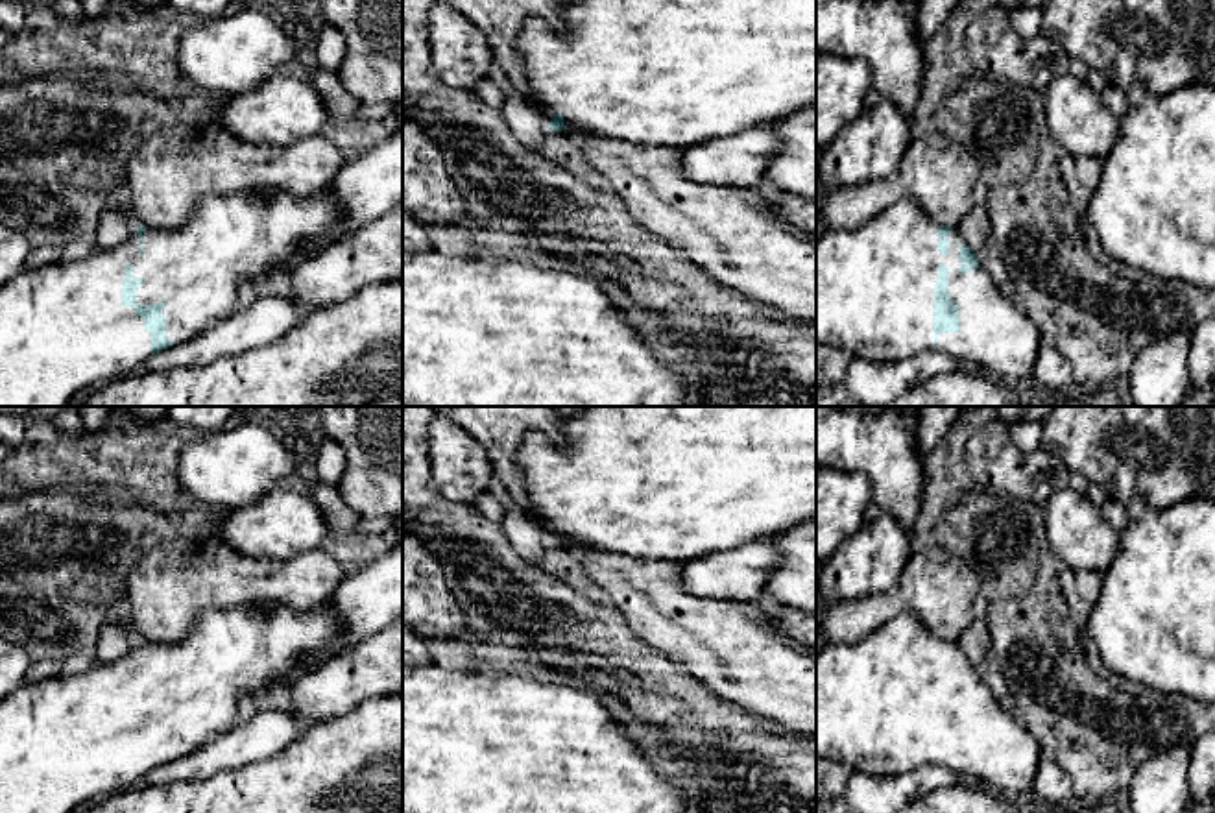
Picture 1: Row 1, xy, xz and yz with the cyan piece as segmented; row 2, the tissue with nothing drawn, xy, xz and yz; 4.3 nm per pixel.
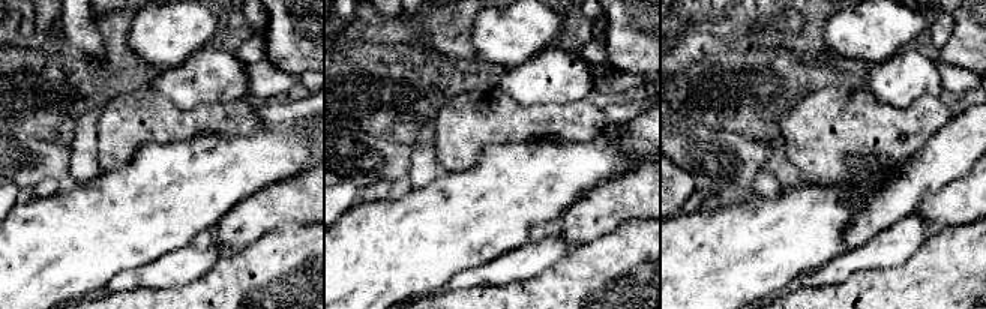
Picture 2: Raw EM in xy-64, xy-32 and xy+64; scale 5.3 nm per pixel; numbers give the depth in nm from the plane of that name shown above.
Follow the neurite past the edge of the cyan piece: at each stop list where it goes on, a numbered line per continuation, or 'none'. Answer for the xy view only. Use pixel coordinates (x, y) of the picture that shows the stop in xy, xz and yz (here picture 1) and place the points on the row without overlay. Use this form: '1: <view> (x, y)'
1: xy (63, 743)

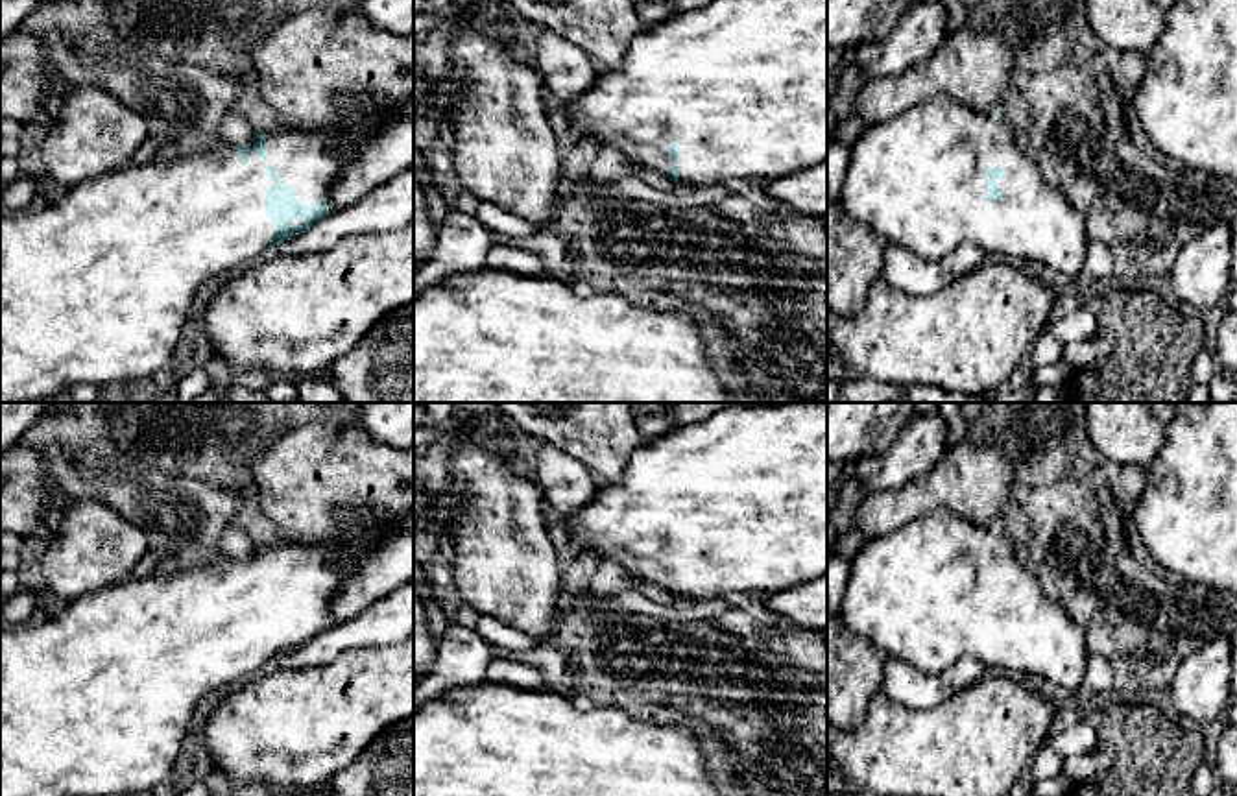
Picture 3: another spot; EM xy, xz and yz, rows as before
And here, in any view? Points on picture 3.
1: xy (95, 700)

